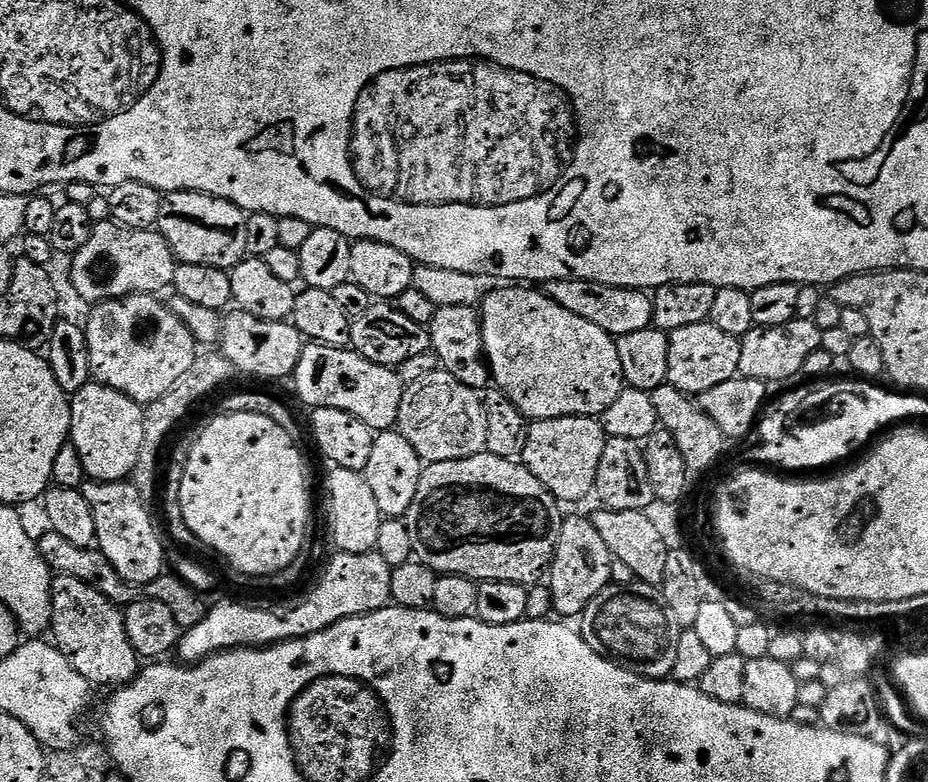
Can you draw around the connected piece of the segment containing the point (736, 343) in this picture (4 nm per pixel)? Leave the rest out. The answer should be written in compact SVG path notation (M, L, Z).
M711 322L698 326L682 326L682 330L674 330L669 335L668 341L670 342L668 383L685 392L687 396L698 398L706 390L714 390L714 386L722 386L722 382L730 382L740 376L742 358L740 340L730 334L724 334Z

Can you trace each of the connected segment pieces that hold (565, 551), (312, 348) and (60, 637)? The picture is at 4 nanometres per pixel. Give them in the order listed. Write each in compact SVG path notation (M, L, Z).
M571 516L565 519L562 534L558 538L556 557L550 565L550 587L552 606L560 618L579 617L594 602L594 598L612 583L612 552L602 540L602 534L592 525L591 519L584 516Z
M315 342L305 343L302 354L298 358L298 364L294 373L296 380L296 392L300 395L300 400L308 404L309 409L313 408L337 408L346 410L346 414L354 414L366 426L370 426L372 431L379 434L396 428L398 410L402 406L402 394L405 390L405 383L400 379L400 373L395 368L387 368L381 364L370 362L362 358L362 354L352 351L351 347L335 348Z
M57 575L52 581L51 643L86 678L89 684L111 689L129 684L142 667L141 657L130 646L126 622L121 605L110 602L95 584L82 582L82 578Z

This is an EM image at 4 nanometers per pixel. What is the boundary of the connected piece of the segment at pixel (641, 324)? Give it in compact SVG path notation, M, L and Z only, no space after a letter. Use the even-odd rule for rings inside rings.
M549 280L546 291L558 306L566 306L570 314L578 314L578 318L586 318L586 322L594 322L594 326L602 326L613 336L635 334L637 330L653 327L654 306L652 297L647 291L639 288L623 288L610 286L593 280Z

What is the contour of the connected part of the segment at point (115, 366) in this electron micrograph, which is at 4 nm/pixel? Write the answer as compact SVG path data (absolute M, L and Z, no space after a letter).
M133 294L117 300L104 300L91 309L86 323L91 379L126 394L141 406L162 398L162 394L166 394L166 390L170 390L170 386L174 386L174 382L178 382L178 378L182 378L182 374L194 366L198 355L196 339L186 322L182 322L182 318L178 318L178 314L174 314L171 307L160 299L156 294Z

